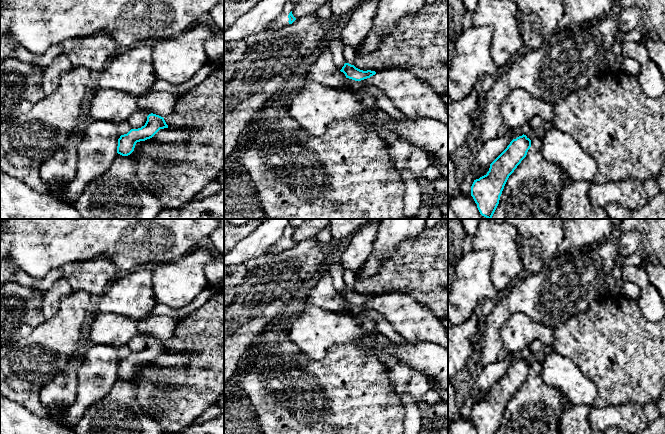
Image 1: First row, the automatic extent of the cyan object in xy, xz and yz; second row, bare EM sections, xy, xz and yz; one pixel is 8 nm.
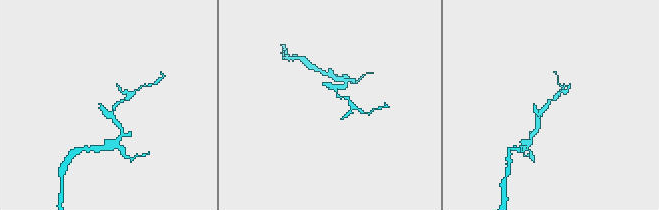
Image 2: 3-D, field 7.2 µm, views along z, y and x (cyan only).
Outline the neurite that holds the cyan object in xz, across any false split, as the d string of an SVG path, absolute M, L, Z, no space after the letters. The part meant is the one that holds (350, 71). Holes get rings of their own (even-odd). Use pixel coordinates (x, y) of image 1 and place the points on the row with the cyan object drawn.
M345 63L340 71L345 74L346 78L349 78L355 81L361 81L361 80L370 78L371 76L376 74L375 71L371 71L371 70L363 71L349 63Z

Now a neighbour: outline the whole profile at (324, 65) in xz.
M329 48L323 50L318 59L309 67L306 74L307 82L319 82L320 84L349 92L357 92L347 87L344 82L346 76L333 62L333 56Z

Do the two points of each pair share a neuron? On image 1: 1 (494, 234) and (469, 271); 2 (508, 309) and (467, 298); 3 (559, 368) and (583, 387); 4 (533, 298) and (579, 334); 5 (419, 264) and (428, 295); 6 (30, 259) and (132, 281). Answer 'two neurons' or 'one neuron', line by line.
1: two neurons
2: two neurons
3: one neuron
4: two neurons
5: one neuron
6: two neurons

